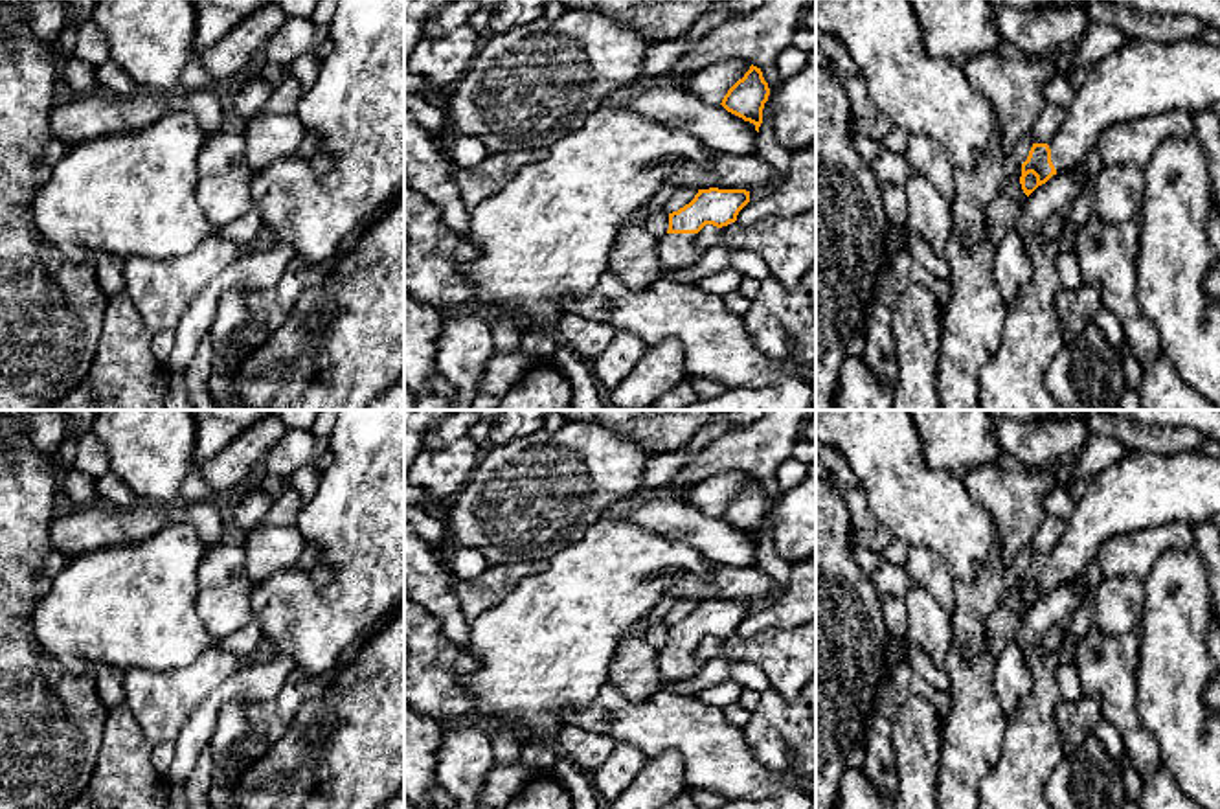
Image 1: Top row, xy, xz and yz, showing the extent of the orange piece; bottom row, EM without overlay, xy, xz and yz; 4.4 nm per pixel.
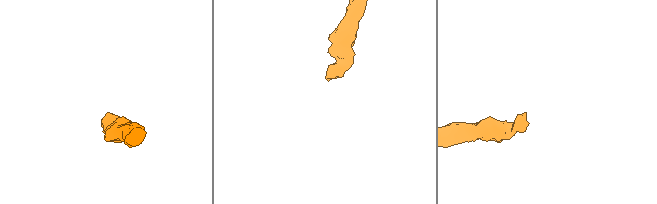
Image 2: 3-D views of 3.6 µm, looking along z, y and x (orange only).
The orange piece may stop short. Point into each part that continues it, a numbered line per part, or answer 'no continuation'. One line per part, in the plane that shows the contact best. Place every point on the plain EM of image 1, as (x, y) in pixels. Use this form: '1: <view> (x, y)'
1: xz (675, 662)

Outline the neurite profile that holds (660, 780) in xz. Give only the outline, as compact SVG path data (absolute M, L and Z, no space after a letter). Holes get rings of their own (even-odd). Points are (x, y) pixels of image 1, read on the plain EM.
M669 750L647 758L632 783L610 802L610 809L660 809L685 791L683 759Z

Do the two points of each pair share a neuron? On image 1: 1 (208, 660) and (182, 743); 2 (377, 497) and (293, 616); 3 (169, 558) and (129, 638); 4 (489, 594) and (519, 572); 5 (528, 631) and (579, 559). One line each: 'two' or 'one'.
1: two
2: one
3: one
4: one
5: one

